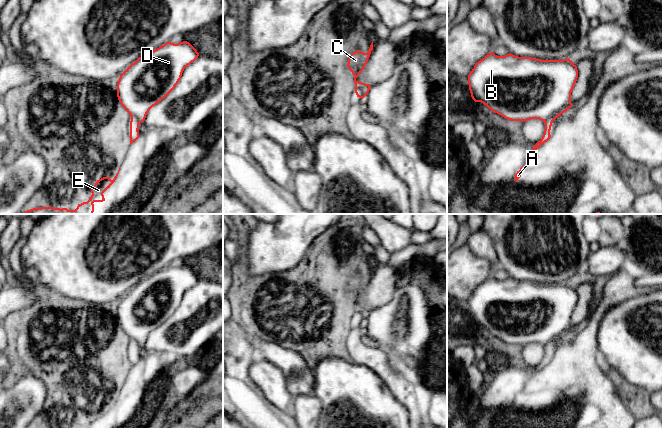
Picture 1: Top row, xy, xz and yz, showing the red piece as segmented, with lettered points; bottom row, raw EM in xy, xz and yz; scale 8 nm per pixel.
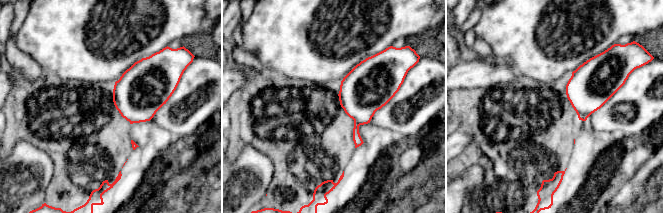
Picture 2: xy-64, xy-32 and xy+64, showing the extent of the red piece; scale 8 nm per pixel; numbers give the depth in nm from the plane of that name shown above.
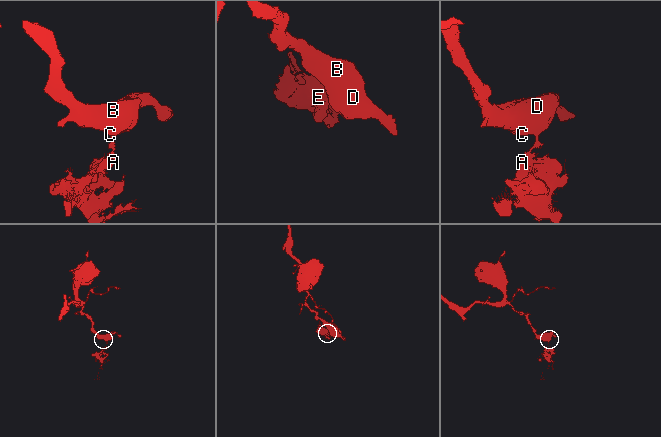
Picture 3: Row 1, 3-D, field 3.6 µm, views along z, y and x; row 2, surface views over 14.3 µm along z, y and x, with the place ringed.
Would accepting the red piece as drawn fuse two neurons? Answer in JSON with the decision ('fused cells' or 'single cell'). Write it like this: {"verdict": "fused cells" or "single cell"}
{"verdict": "fused cells"}

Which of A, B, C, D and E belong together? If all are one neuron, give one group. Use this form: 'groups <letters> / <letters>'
groups A E / B C D

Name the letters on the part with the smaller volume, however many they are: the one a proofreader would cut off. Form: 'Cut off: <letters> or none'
Cut off: A, E

